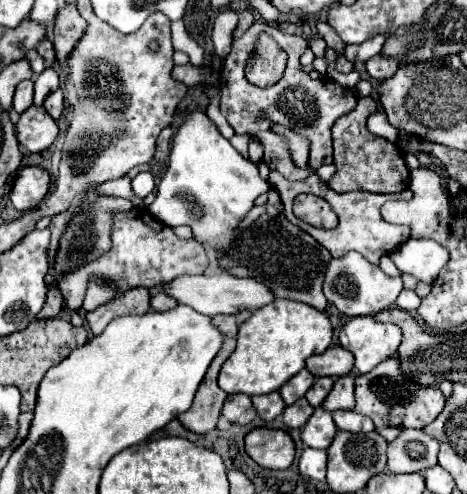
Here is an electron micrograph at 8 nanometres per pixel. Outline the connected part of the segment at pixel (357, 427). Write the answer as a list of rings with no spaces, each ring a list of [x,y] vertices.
[[[338,410],[338,412],[332,414],[332,418],[334,418],[338,430],[344,430],[344,432],[352,432],[352,434],[362,432],[362,434],[368,434],[368,432],[374,430],[372,420],[368,420],[368,416],[362,416],[358,412],[354,412],[354,410],[350,410],[350,412]]]

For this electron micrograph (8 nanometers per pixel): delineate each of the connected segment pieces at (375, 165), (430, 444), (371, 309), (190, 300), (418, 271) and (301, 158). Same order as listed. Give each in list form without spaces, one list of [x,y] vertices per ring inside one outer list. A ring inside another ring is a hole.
[[[358,98],[358,106],[336,120],[332,128],[334,138],[334,164],[338,172],[328,180],[328,186],[336,192],[402,192],[408,186],[410,170],[404,162],[404,150],[398,144],[392,144],[380,136],[374,136],[366,128],[366,120],[370,114],[378,112],[378,104],[374,98]]]
[[[402,430],[396,440],[388,444],[388,470],[394,474],[424,472],[436,464],[438,444],[422,430]]]
[[[348,252],[342,258],[332,258],[326,274],[324,274],[324,296],[330,304],[334,304],[340,314],[354,318],[354,316],[374,316],[376,312],[382,312],[384,308],[394,306],[400,290],[404,288],[400,276],[388,276],[384,274],[376,264],[370,264],[360,256],[358,252]]]
[[[220,272],[214,276],[204,276],[204,274],[202,276],[180,276],[174,282],[166,284],[164,292],[174,296],[180,304],[188,304],[190,308],[194,308],[196,312],[206,314],[206,316],[236,314],[242,310],[258,310],[274,300],[272,292],[264,284],[260,284],[252,278],[236,278],[226,272]]]
[[[406,240],[390,252],[390,258],[402,274],[432,284],[448,262],[448,250],[434,240]]]
[[[272,124],[272,130],[278,134],[284,134],[288,140],[292,140],[292,156],[296,165],[304,168],[308,166],[310,144],[306,136],[300,136],[298,132],[292,132],[292,128],[282,128],[282,124]]]

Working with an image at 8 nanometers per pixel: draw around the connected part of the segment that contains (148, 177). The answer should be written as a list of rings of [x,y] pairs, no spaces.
[[[140,172],[134,180],[132,180],[132,192],[138,196],[138,198],[146,198],[152,190],[154,190],[156,182],[154,182],[154,174],[152,172]]]

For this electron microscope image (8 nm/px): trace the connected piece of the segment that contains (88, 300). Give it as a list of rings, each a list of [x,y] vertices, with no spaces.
[[[92,282],[90,288],[88,288],[88,292],[86,292],[86,298],[84,298],[82,310],[90,312],[92,308],[102,306],[102,304],[106,304],[108,300],[112,300],[112,298],[116,298],[116,296],[118,296],[118,294],[116,294],[112,288],[106,288],[106,286],[98,284],[98,282]]]

